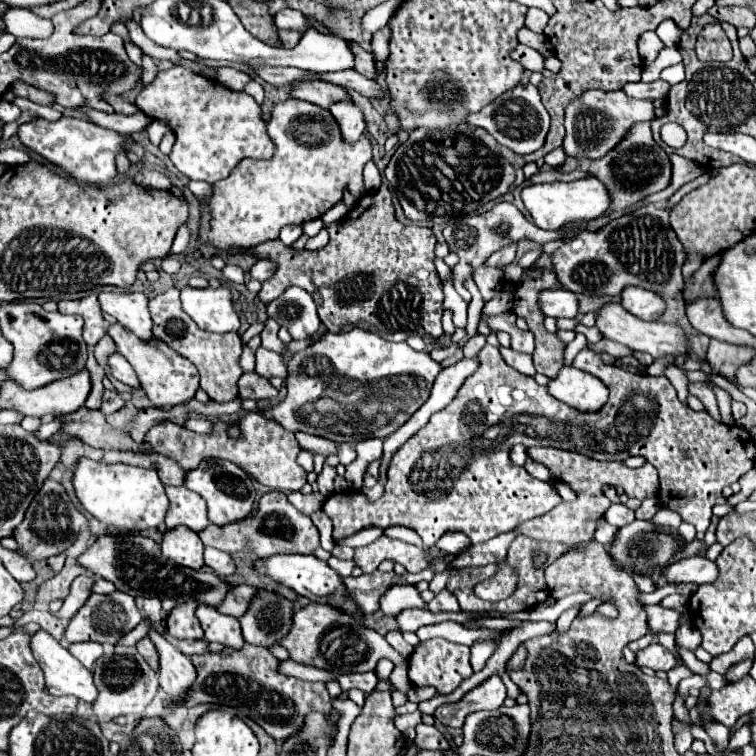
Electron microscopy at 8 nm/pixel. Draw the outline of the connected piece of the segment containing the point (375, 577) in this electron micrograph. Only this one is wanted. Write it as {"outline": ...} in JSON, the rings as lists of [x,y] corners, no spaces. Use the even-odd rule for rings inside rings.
{"outline":[[[426,568],[420,574],[404,574],[398,576],[394,572],[372,572],[372,574],[362,574],[358,578],[344,578],[344,584],[348,584],[348,592],[352,592],[352,596],[356,596],[356,602],[360,604],[364,614],[374,614],[380,610],[380,598],[382,594],[396,584],[418,584],[422,580],[430,582],[434,578],[434,570]]]}

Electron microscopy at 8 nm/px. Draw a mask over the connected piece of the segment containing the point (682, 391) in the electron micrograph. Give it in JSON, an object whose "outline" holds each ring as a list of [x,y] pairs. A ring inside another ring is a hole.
{"outline":[[[668,366],[666,370],[664,370],[664,376],[672,382],[672,386],[676,388],[676,392],[678,392],[678,398],[682,400],[682,402],[686,402],[686,396],[688,396],[688,378],[686,378],[686,374],[680,370],[680,368],[676,368],[676,366]]]}

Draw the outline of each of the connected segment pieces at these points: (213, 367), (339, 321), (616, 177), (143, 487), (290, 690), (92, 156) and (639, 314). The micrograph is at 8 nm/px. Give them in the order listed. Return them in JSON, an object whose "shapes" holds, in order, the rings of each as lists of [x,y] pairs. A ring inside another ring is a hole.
{"shapes":[[[[170,288],[160,296],[150,300],[150,314],[154,320],[154,336],[168,344],[174,352],[188,358],[200,372],[200,388],[210,396],[214,402],[228,402],[238,396],[238,378],[244,374],[240,368],[240,354],[242,354],[242,340],[236,332],[228,334],[214,334],[200,330],[194,320],[182,310],[180,306],[180,290]]],[[[382,184],[378,190],[364,194],[358,204],[350,210],[348,218],[342,220],[342,224],[328,224],[330,232],[328,246],[320,250],[292,250],[290,246],[284,246],[280,240],[270,240],[268,244],[260,244],[260,248],[254,248],[252,252],[260,258],[268,258],[278,264],[278,270],[272,278],[262,282],[262,290],[258,298],[262,302],[276,300],[280,294],[284,294],[284,288],[298,286],[304,288],[318,306],[318,316],[322,324],[328,328],[328,332],[336,334],[338,326],[360,326],[366,328],[384,340],[390,342],[404,342],[410,336],[424,336],[430,334],[434,338],[442,336],[442,282],[434,268],[434,246],[436,236],[430,228],[420,226],[404,226],[394,216],[392,196],[386,184]]],[[[650,122],[636,124],[632,132],[620,142],[608,156],[600,160],[570,160],[566,158],[566,164],[558,168],[562,172],[572,172],[572,170],[586,170],[592,172],[602,184],[608,184],[608,192],[612,192],[612,208],[628,208],[646,196],[664,190],[670,184],[670,160],[666,152],[652,140],[650,132]]],[[[82,458],[74,472],[74,488],[82,506],[100,522],[128,528],[130,532],[142,532],[148,528],[158,528],[168,512],[168,496],[158,474],[150,468],[126,466],[126,464],[106,464]]],[[[244,644],[242,650],[224,648],[222,654],[192,656],[192,664],[194,664],[196,670],[198,670],[196,684],[192,686],[192,696],[188,696],[188,704],[174,704],[174,708],[180,708],[180,706],[190,708],[190,706],[204,704],[204,702],[220,704],[220,706],[232,706],[232,708],[242,710],[244,716],[252,718],[260,728],[266,730],[268,736],[272,736],[274,740],[280,740],[280,742],[284,742],[284,740],[288,740],[290,736],[294,736],[296,730],[302,728],[304,718],[306,718],[310,712],[322,712],[322,714],[326,714],[326,716],[332,714],[330,695],[325,684],[322,682],[304,682],[304,680],[298,680],[298,678],[280,674],[280,672],[278,672],[280,660],[278,660],[272,652],[268,652],[266,648],[256,648],[256,646],[252,646],[252,644]]],[[[38,118],[34,122],[22,124],[18,128],[18,138],[26,148],[58,164],[78,182],[92,182],[92,184],[110,184],[116,178],[114,160],[116,154],[124,148],[122,134],[78,118],[60,118],[56,122]]],[[[628,286],[622,292],[622,306],[640,320],[658,320],[664,314],[666,302],[656,292],[640,286]]]]}

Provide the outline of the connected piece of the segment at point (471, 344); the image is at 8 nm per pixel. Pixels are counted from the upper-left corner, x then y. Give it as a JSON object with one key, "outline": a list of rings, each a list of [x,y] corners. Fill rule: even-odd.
{"outline":[[[477,334],[469,339],[463,347],[463,356],[465,358],[472,358],[485,346],[486,336]]]}

